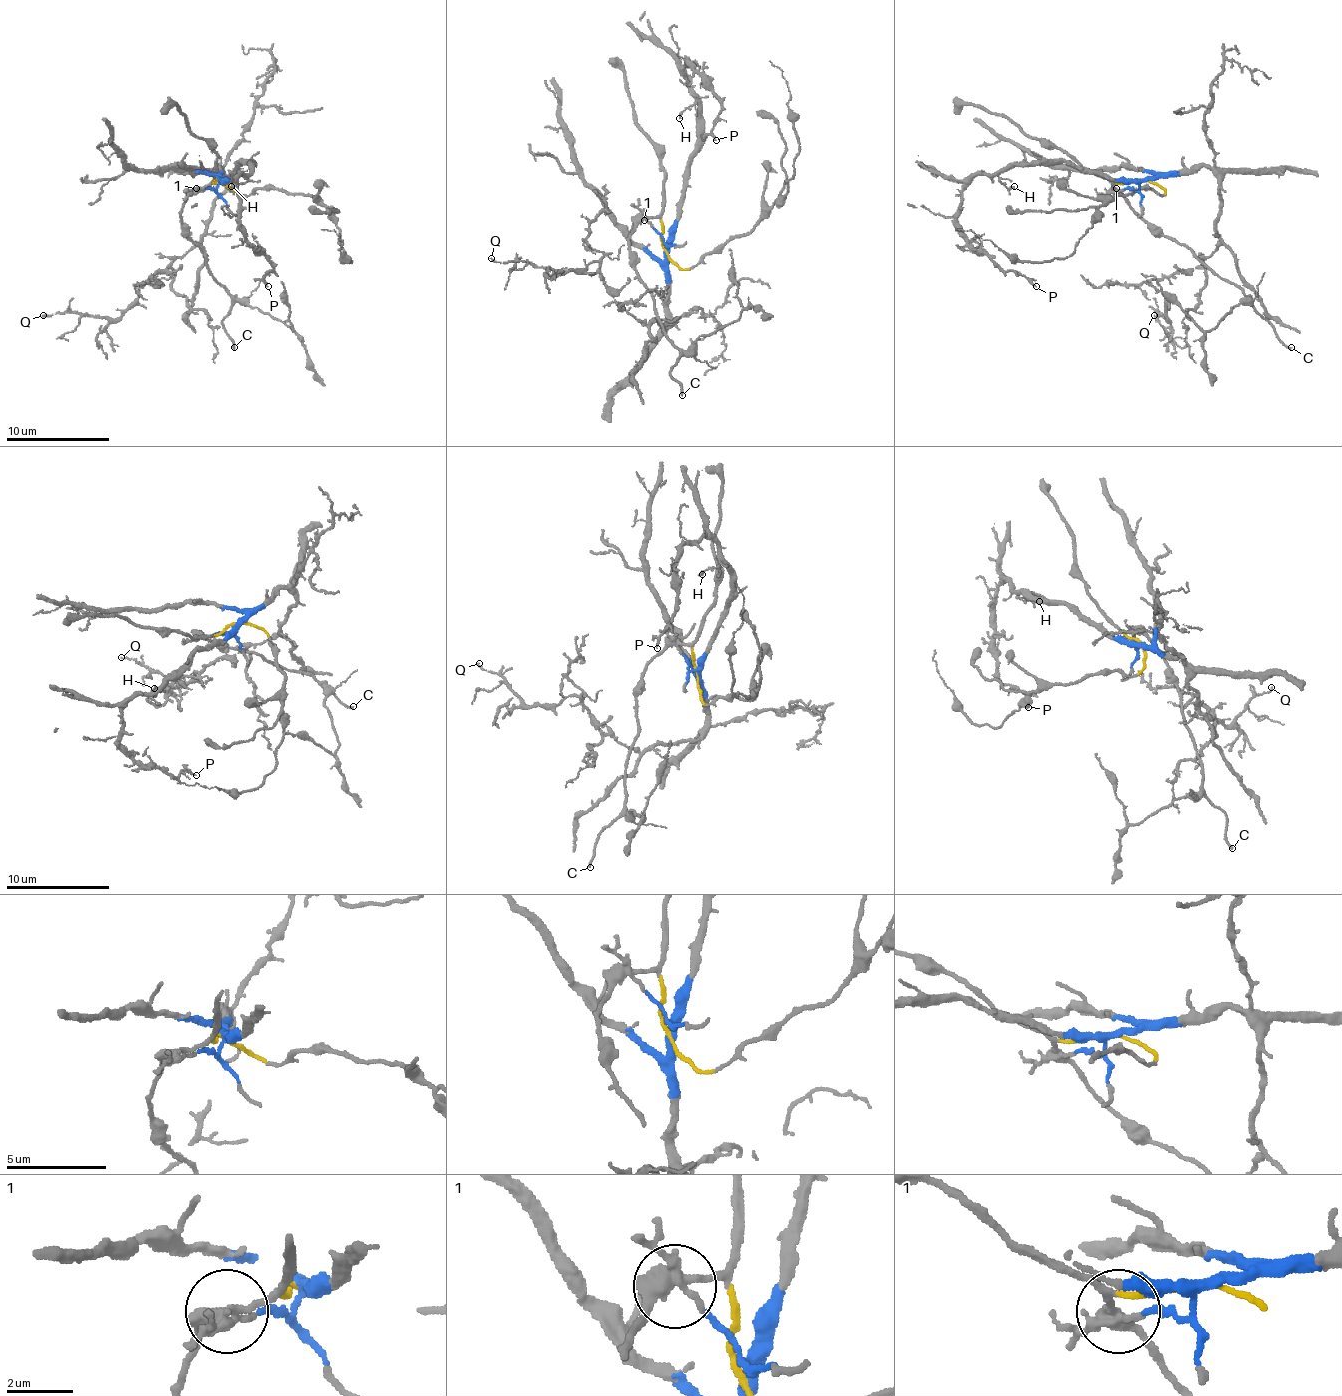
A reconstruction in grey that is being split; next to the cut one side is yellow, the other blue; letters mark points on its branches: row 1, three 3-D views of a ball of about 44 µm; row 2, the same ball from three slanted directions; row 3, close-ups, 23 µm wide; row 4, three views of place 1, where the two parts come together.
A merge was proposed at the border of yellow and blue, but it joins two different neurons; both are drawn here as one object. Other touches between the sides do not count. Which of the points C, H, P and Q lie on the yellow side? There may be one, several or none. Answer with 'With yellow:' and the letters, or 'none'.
With yellow: C

